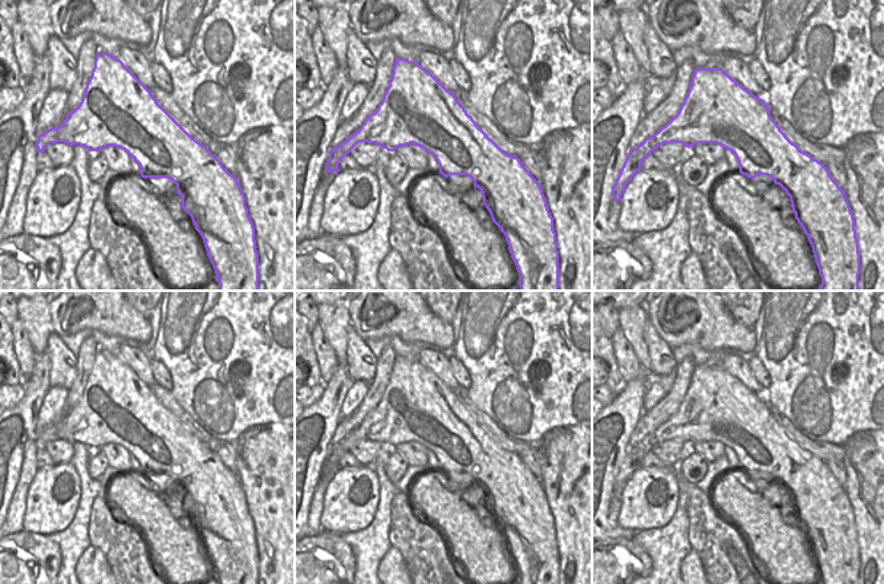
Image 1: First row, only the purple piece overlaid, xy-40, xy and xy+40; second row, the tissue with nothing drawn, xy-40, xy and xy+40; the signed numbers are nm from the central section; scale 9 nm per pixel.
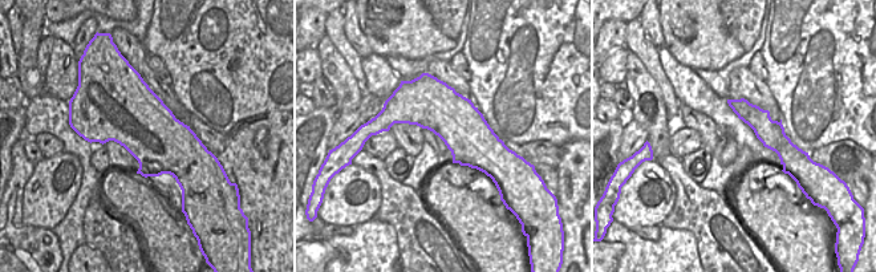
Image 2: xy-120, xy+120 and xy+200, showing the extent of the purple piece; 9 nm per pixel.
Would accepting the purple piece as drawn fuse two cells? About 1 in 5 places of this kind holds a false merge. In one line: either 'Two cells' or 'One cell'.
One cell

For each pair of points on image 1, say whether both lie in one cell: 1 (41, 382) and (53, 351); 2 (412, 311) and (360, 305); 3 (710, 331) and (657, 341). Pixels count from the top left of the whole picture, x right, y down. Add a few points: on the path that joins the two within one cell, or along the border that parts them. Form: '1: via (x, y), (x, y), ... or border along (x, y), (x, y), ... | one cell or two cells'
1: border along (45, 352), (51, 363), (51, 386) | two cells
2: via (396, 316), (390, 321), (363, 320) | one cell
3: border along (648, 319), (657, 335), (672, 349) | two cells

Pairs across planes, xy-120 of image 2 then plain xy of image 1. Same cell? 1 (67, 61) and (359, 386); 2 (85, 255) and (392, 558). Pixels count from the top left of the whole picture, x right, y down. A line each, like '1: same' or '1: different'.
1: different
2: same

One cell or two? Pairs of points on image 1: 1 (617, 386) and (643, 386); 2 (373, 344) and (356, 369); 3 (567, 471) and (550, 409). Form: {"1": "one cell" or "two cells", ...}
{"1": "two cells", "2": "two cells", "3": "two cells"}

